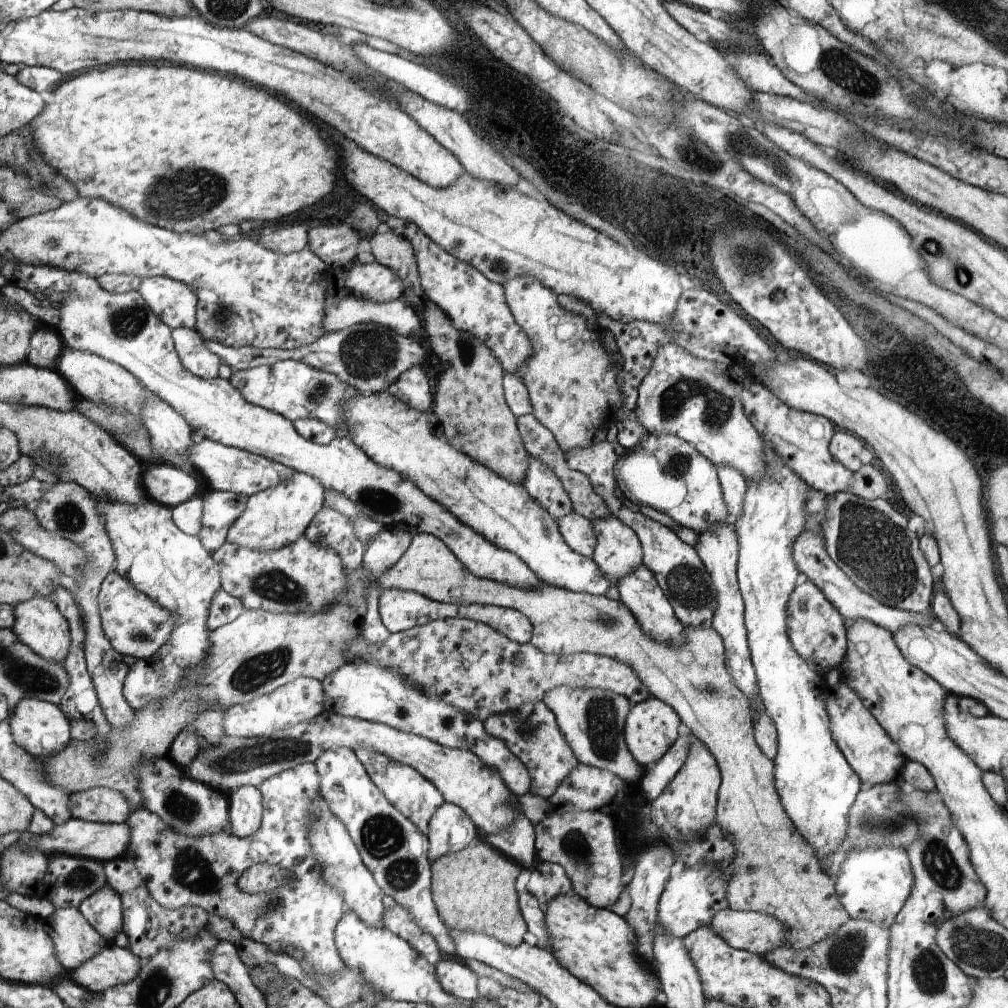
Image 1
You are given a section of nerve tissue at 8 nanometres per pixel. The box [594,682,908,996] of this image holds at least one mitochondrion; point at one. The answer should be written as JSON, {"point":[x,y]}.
{"point":[843,957]}

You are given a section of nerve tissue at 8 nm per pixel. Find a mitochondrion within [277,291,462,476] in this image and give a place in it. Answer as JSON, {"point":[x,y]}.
{"point":[369,353]}

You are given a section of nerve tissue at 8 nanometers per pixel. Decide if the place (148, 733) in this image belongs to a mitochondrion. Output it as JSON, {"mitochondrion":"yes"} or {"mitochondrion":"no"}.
{"mitochondrion":"no"}

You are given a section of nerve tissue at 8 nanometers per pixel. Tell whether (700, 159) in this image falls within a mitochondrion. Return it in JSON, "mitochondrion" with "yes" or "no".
{"mitochondrion":"yes"}

